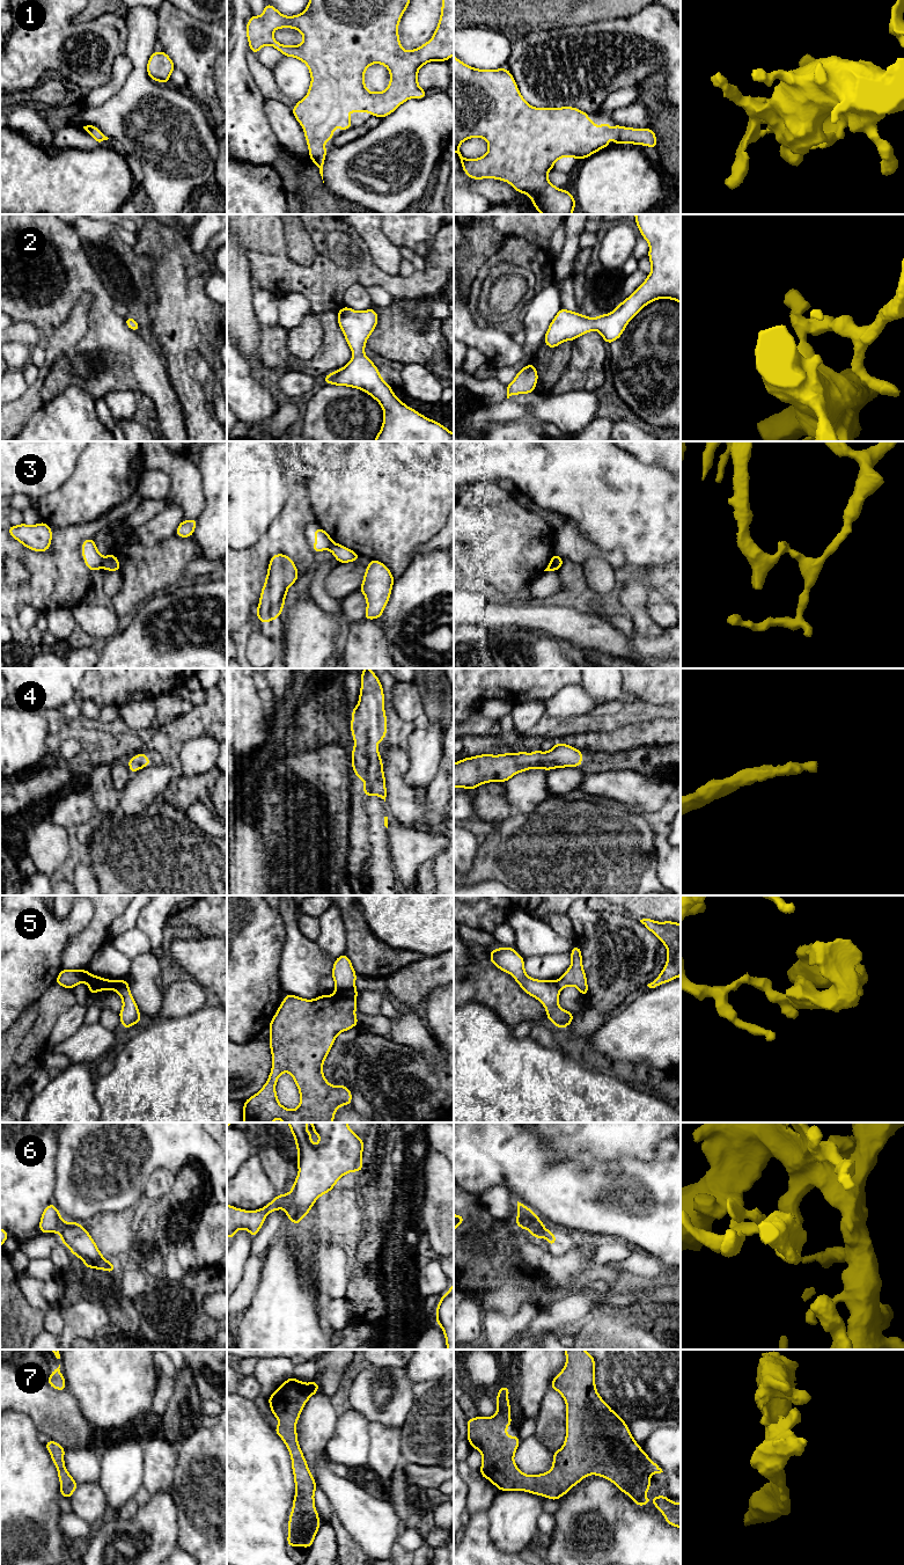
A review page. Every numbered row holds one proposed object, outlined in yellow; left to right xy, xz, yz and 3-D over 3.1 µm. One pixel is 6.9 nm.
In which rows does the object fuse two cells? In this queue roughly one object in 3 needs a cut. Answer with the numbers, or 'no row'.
3, 5, 6

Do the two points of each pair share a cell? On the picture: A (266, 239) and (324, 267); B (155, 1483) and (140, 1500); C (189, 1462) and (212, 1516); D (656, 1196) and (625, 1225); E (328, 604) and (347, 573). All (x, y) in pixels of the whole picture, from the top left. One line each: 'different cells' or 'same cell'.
A: same cell
B: different cells
C: same cell
D: same cell
E: different cells

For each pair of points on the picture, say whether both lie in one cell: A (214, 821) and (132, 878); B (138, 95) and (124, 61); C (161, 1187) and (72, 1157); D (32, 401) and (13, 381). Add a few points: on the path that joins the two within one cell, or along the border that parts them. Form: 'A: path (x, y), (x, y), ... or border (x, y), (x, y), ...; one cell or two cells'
A: border (184, 811), (196, 825), (214, 836); two cells
B: border (125, 53), (131, 71), (112, 96); two cells
C: border (171, 1171), (156, 1169), (146, 1182), (144, 1191); two cells
D: border (28, 387), (12, 402); two cells

